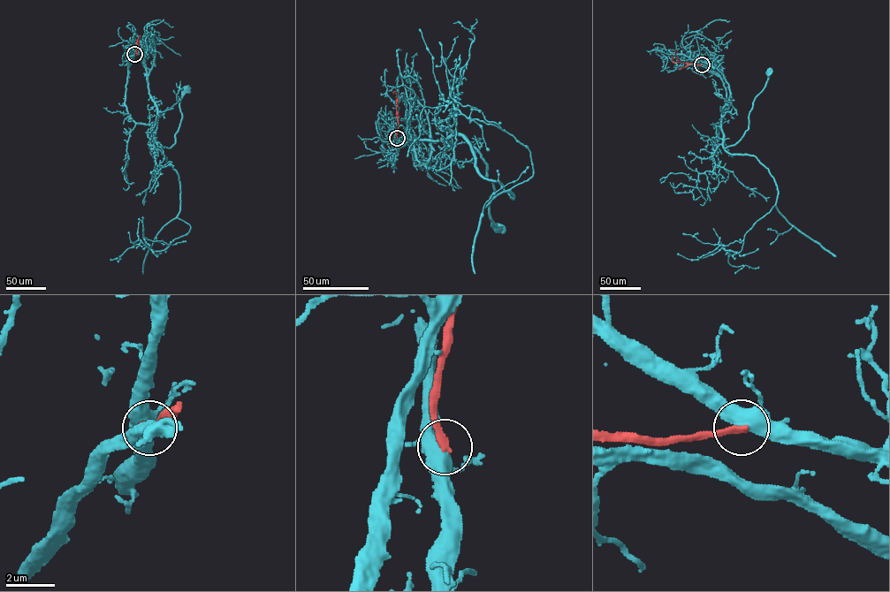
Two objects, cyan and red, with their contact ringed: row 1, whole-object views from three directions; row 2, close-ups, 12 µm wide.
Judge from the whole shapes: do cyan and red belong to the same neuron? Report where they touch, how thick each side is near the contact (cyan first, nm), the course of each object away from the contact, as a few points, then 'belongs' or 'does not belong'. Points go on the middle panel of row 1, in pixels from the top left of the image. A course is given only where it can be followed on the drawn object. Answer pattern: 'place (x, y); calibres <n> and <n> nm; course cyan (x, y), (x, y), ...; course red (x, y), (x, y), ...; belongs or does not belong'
place (397, 138); calibres 400 and 280 nm; course cyan (397, 138), (392, 167), (398, 150), (411, 139), (465, 137), (486, 164), (494, 190), (489, 215), (498, 226); course red (397, 138), (397, 93), (392, 93); does not belong

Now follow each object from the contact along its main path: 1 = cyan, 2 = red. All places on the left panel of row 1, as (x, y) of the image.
1: (134, 54), (125, 103), (132, 118), (152, 126), (162, 148), (175, 143), (182, 117), (179, 102), (186, 89)
2: (134, 55), (138, 47), (137, 39)

